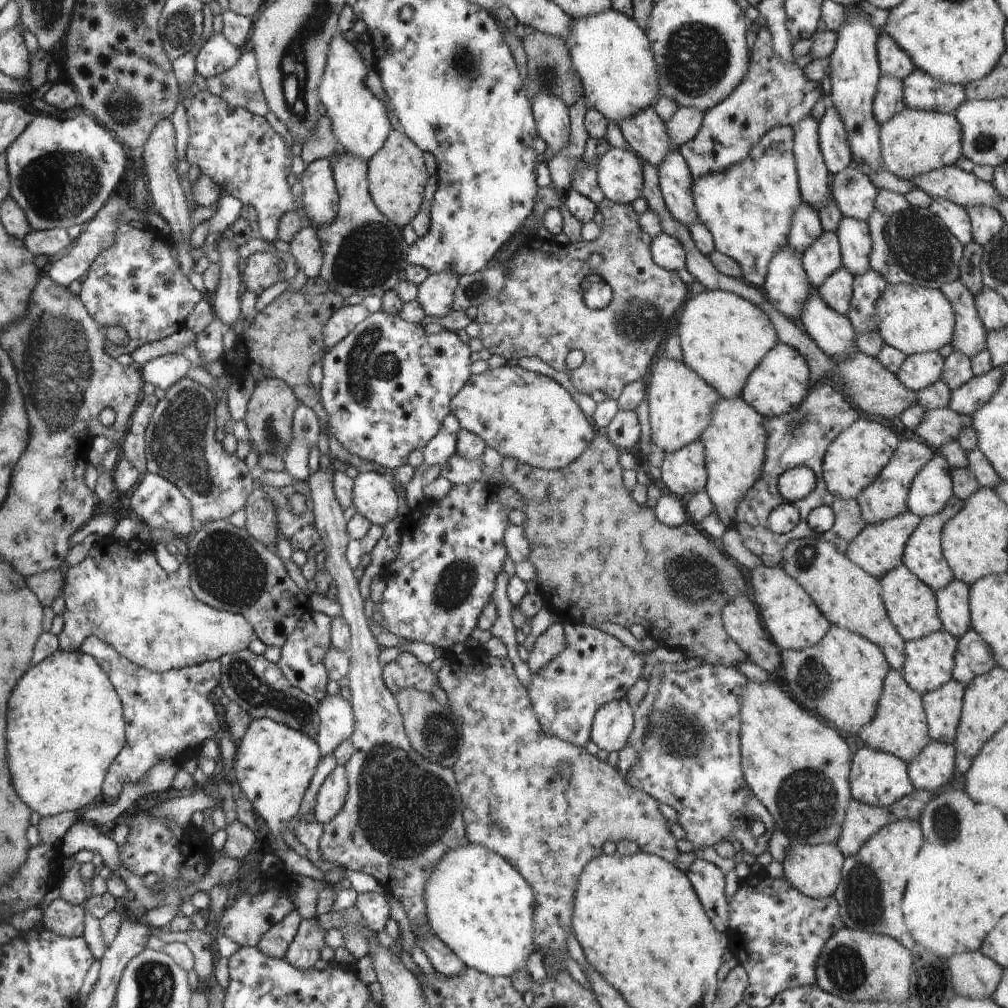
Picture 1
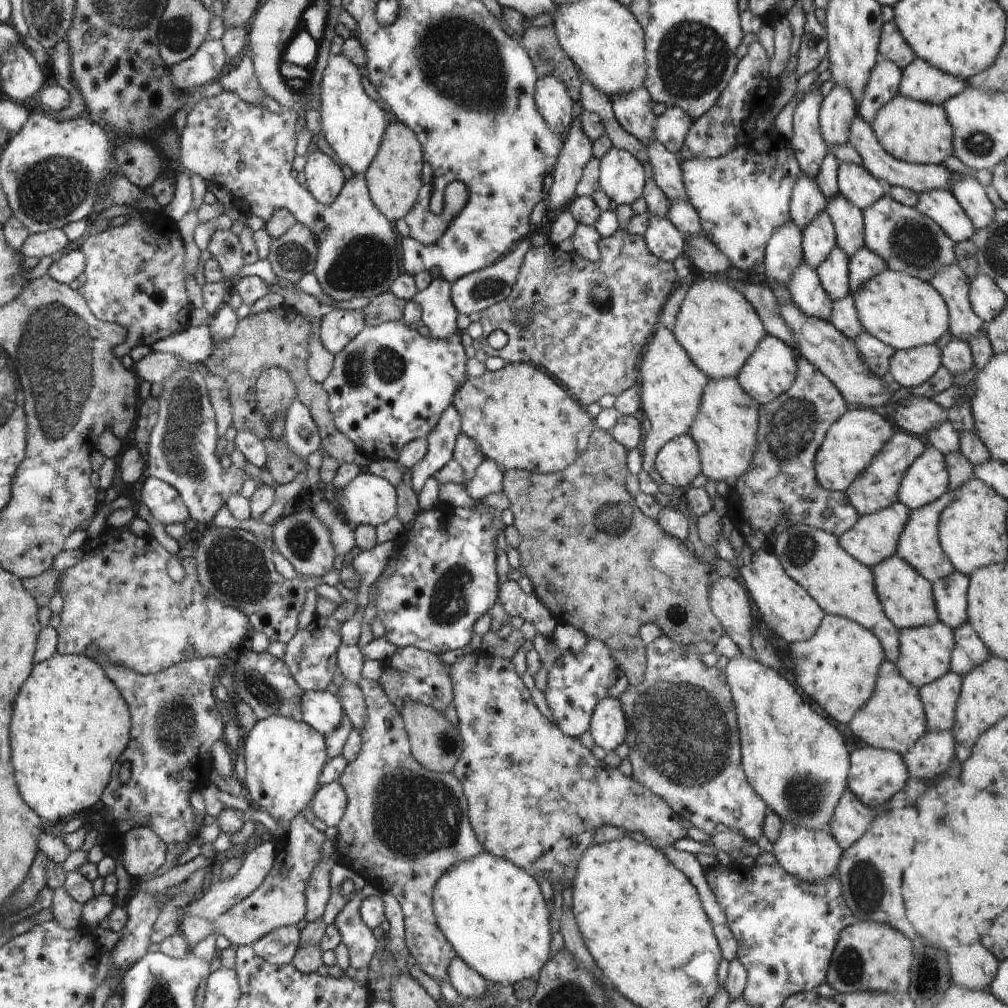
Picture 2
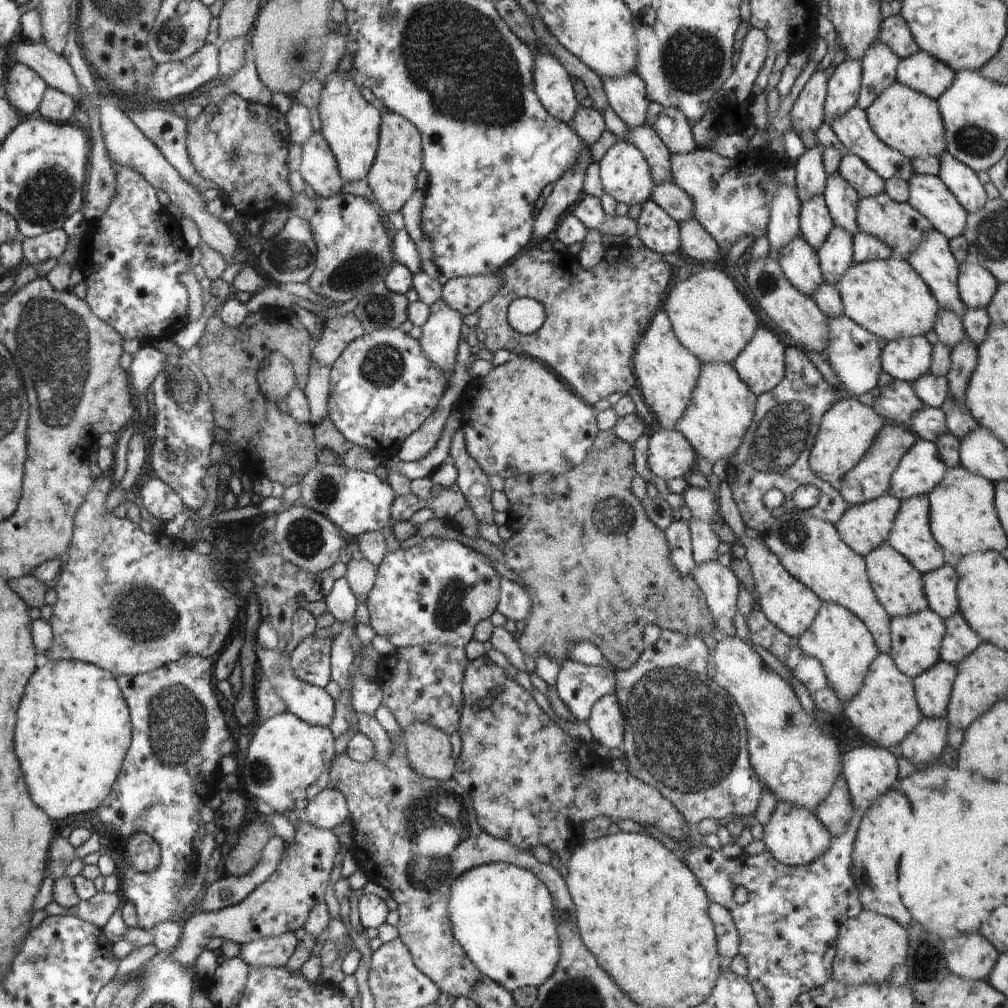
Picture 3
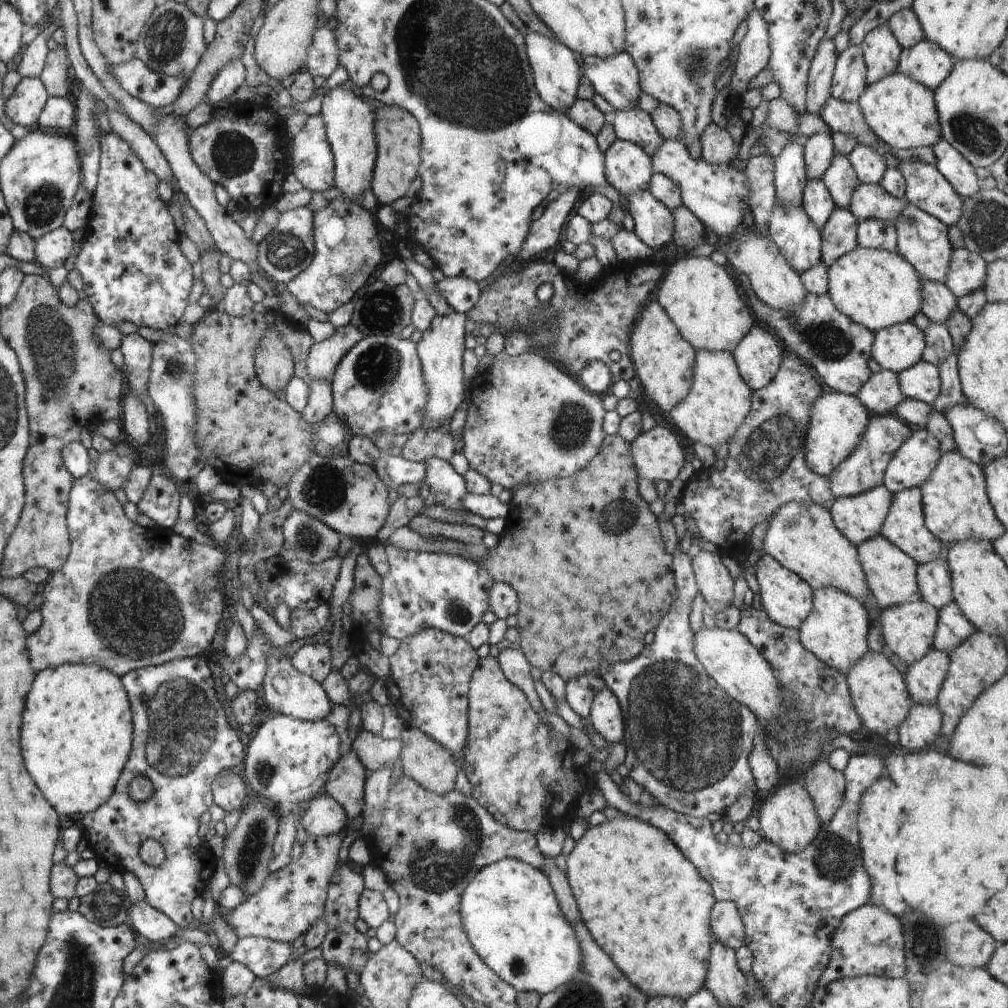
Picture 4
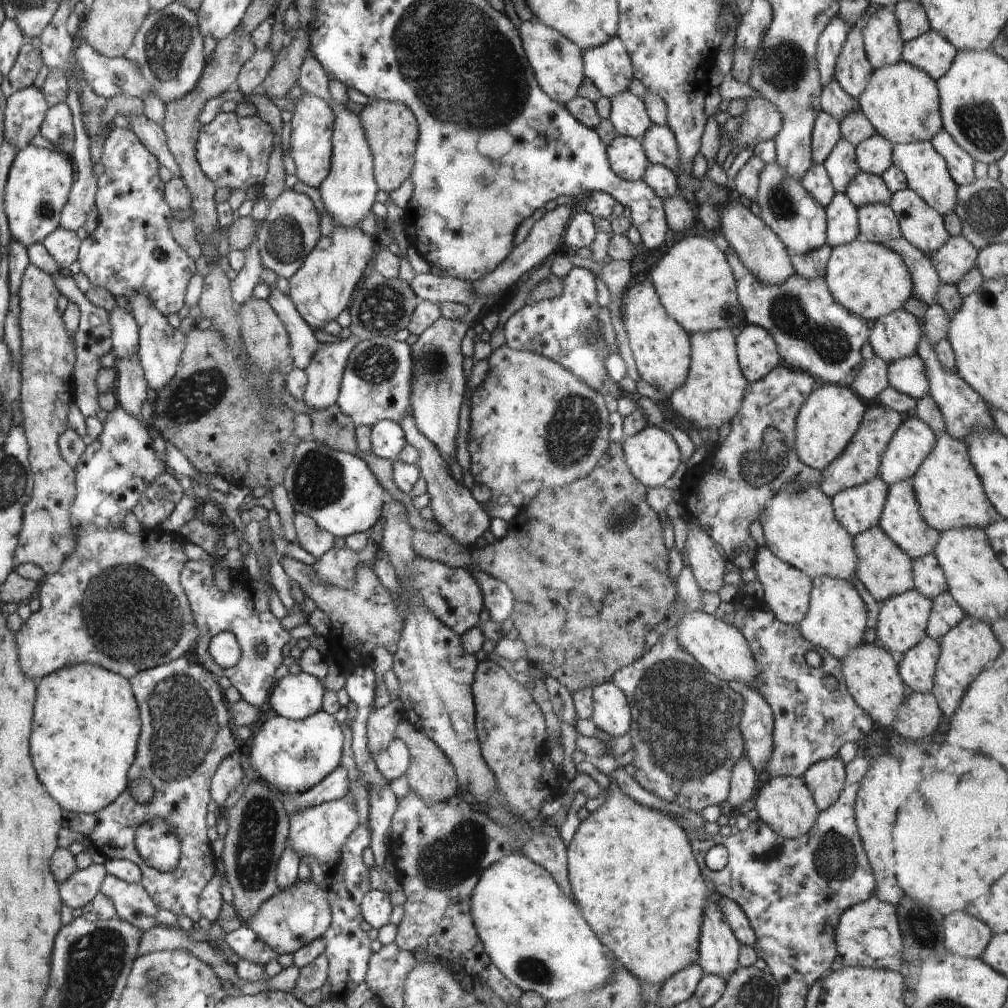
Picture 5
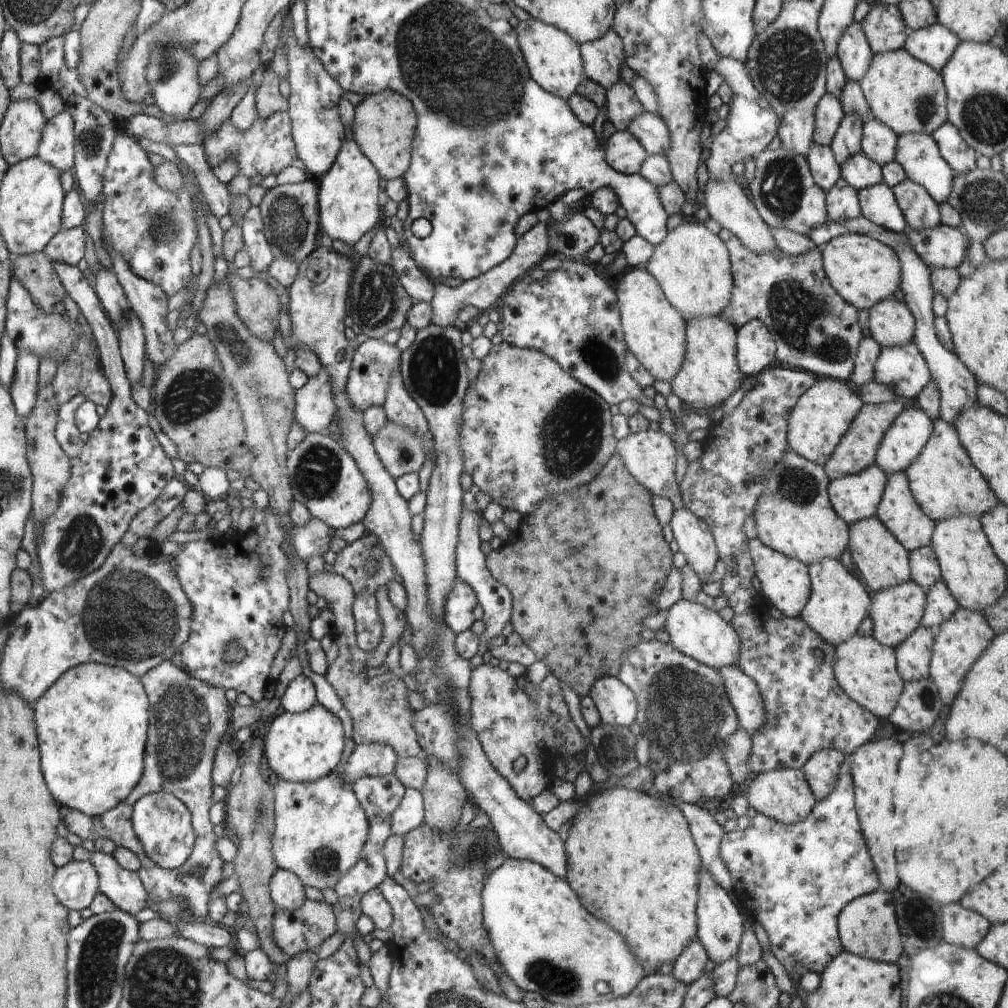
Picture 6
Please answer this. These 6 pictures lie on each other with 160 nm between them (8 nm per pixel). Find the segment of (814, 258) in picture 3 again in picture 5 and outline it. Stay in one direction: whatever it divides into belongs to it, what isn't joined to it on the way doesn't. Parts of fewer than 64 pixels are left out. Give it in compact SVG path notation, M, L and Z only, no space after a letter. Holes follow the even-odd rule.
M778 163L766 164L761 170L756 204L757 215L784 243L789 255L803 255L826 245L825 210L806 192L801 181L792 178Z

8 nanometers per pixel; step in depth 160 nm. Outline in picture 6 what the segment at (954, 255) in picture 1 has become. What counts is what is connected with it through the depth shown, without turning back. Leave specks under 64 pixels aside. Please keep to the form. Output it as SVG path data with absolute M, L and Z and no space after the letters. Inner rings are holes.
M860 152L840 166L841 177L857 192L883 182L881 166Z

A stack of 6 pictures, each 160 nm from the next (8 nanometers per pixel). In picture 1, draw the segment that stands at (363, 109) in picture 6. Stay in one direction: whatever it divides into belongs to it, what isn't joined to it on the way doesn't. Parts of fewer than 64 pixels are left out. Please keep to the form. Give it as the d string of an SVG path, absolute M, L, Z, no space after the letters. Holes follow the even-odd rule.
M392 130L384 146L372 156L369 163L370 195L378 211L385 215L391 222L405 227L420 211L424 200L424 186L428 180L424 154L405 132Z

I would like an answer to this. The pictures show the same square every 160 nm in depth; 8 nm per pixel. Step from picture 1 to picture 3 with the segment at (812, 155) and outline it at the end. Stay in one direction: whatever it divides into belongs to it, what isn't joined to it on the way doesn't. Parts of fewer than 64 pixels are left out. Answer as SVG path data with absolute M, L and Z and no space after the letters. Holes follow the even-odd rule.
M824 70L814 72L800 96L796 98L795 107L790 112L792 129L802 138L806 149L820 146L816 142L814 132L825 122L824 106L829 77Z

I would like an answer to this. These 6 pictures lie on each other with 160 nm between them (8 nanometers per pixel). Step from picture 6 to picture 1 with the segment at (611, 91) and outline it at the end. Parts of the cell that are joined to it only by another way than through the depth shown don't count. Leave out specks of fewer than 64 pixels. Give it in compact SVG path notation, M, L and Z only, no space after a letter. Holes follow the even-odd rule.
M670 150L657 171L662 197L670 214L686 227L699 222L690 190L693 179L679 150Z

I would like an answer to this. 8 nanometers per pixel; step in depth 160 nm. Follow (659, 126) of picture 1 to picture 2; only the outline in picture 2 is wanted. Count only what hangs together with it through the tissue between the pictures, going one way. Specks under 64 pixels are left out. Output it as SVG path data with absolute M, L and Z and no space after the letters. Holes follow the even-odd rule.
M644 86L634 93L612 97L611 104L616 121L627 134L642 144L656 140L657 116L653 112L654 103Z

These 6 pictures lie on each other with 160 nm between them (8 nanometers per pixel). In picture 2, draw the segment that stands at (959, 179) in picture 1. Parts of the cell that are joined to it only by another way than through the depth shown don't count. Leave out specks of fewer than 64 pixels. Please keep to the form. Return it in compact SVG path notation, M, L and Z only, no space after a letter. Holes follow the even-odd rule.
M856 114L850 124L848 143L856 148L858 155L862 158L862 166L871 173L873 178L876 178L880 182L885 182L887 185L894 187L903 187L918 194L928 193L934 190L950 191L953 188L953 174L948 168L942 166L942 164L918 165L890 157L890 154L887 154L879 144L870 124L860 114Z

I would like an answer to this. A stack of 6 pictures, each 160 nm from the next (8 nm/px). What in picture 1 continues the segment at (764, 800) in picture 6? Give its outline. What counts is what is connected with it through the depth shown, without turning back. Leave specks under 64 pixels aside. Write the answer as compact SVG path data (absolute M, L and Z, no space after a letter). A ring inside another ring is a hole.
M791 844L782 860L784 877L805 896L828 898L833 896L841 880L841 871L845 857L836 844Z

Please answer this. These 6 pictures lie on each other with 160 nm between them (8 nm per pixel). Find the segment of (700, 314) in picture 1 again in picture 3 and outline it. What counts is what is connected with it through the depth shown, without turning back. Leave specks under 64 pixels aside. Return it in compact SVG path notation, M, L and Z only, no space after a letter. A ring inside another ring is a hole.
M697 267L687 279L676 282L664 302L674 335L701 364L733 364L761 324L731 279L720 270Z

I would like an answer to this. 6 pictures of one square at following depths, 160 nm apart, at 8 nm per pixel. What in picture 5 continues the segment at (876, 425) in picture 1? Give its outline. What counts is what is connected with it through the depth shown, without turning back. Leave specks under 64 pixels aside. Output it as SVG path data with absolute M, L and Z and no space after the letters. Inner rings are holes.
M817 383L797 414L796 446L800 460L821 471L843 454L858 430L867 407L851 387L832 383Z

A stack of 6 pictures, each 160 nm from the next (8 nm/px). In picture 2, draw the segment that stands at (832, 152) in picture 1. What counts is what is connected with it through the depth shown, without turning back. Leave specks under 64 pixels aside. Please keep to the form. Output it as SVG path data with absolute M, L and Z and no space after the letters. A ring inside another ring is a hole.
M835 84L829 94L823 98L819 111L820 131L827 149L848 142L848 130L857 114L856 102L846 86Z

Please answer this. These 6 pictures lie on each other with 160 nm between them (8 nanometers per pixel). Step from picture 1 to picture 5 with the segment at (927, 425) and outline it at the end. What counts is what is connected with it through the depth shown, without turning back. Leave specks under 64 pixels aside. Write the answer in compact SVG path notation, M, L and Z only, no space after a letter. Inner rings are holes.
M878 356L872 360L864 360L850 387L860 398L874 400L889 386L887 365L888 363Z

